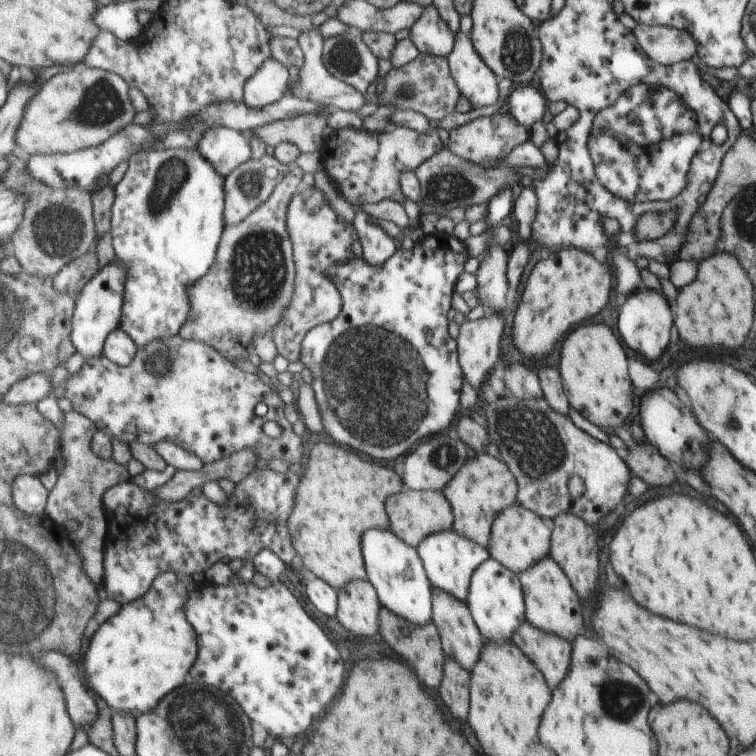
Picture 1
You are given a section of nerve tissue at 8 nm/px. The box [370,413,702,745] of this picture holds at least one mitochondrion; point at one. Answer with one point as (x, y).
(620, 700)

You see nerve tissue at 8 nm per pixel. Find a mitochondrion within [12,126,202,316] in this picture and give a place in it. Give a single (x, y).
(61, 226)

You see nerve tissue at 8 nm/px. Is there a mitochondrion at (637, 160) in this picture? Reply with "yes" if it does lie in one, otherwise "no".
yes

